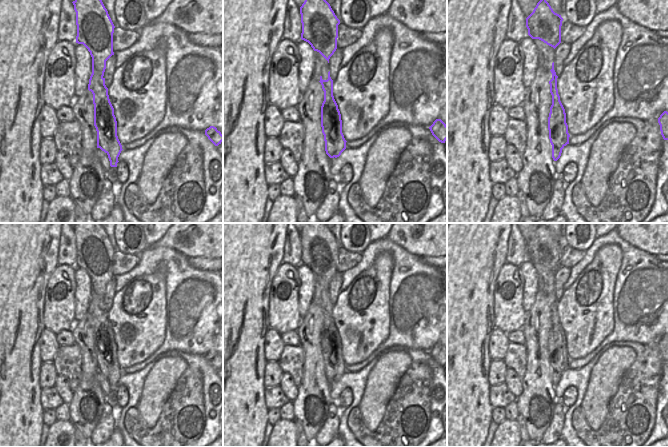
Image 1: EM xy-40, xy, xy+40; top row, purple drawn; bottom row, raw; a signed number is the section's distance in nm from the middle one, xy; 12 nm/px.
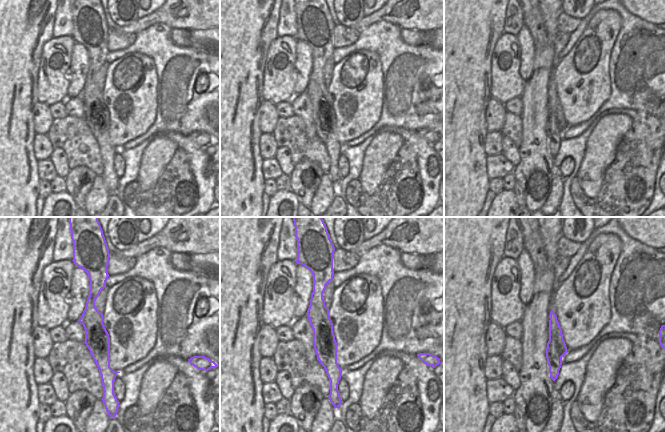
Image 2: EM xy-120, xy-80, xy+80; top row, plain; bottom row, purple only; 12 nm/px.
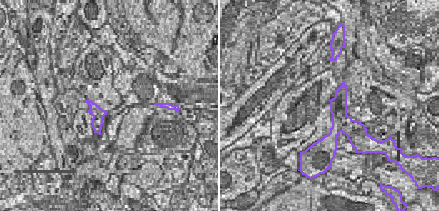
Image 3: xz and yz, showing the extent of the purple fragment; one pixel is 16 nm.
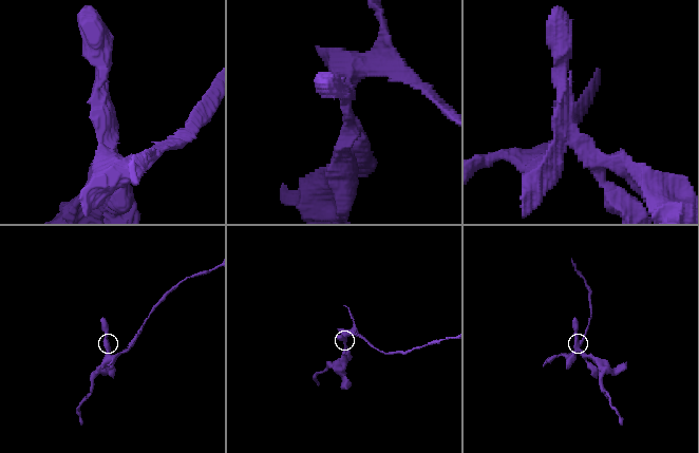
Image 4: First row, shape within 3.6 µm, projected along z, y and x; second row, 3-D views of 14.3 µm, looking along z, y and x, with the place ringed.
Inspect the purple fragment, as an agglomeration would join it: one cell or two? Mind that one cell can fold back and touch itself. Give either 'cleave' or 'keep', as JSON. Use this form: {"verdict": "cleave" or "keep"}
{"verdict": "cleave"}

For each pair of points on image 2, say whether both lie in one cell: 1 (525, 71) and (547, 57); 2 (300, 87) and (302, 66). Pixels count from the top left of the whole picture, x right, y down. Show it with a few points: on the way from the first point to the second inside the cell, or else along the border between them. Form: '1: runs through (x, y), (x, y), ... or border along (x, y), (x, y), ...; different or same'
1: border along (536, 54), (531, 74), (526, 81); different
2: runs through (301, 82), (302, 71); same

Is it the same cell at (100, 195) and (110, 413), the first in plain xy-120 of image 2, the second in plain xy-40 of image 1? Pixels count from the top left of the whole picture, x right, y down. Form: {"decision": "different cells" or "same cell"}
{"decision": "same cell"}

